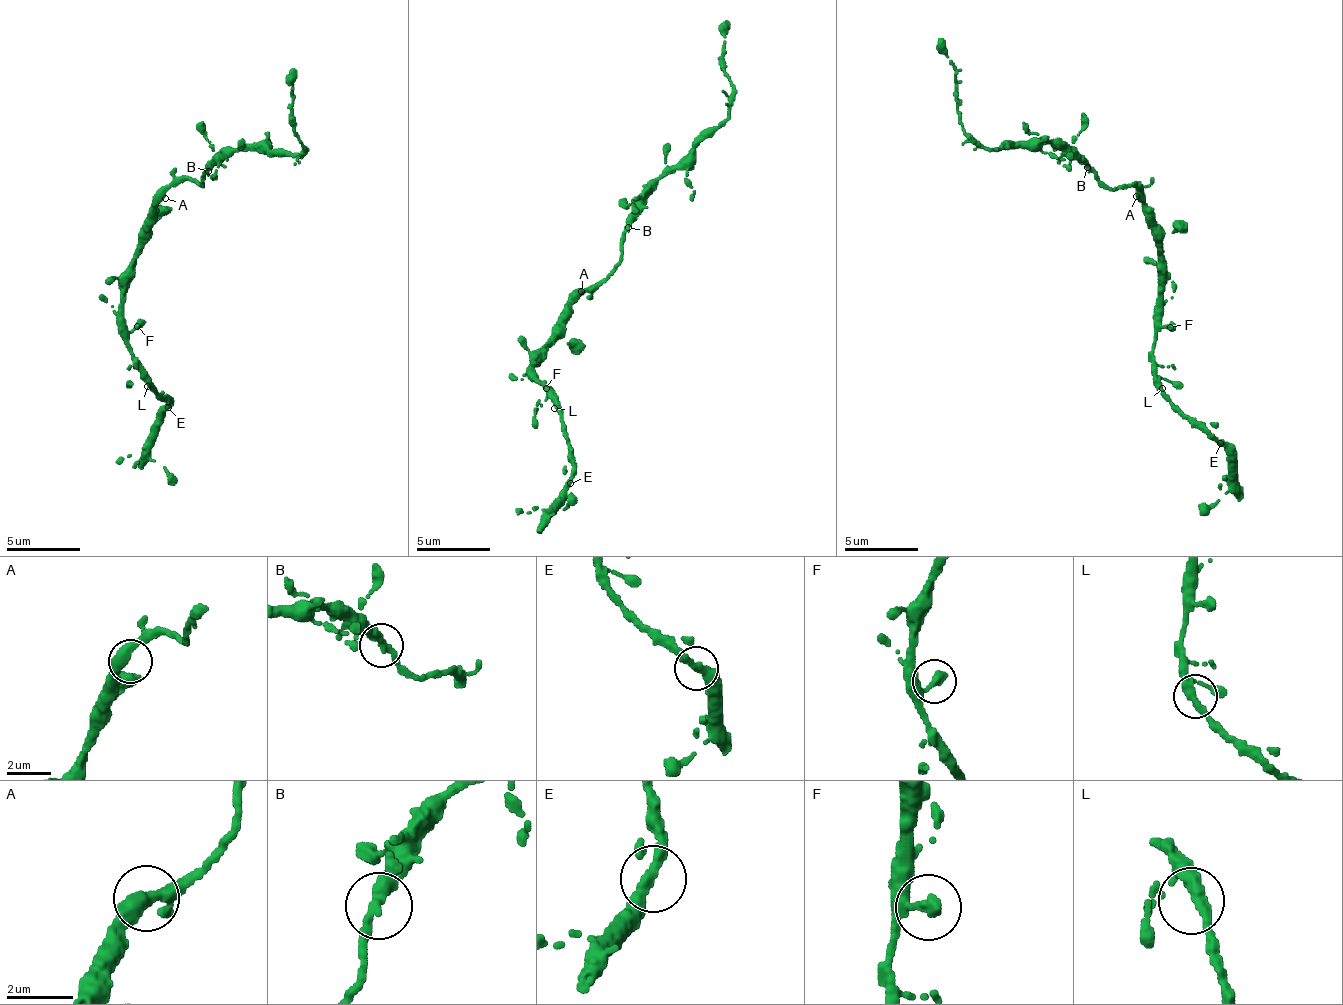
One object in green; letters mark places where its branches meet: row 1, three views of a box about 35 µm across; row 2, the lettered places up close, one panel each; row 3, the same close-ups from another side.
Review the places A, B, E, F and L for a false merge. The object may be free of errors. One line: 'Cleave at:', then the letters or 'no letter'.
Cleave at: no letter

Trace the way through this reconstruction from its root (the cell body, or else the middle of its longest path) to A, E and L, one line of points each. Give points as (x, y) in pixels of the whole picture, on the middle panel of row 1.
A: (566, 305), (581, 291)
E: (566, 305), (531, 371), (561, 418), (570, 483)
L: (566, 305), (549, 343), (545, 345), (544, 353), (533, 360), (534, 380), (541, 382), (554, 408)

